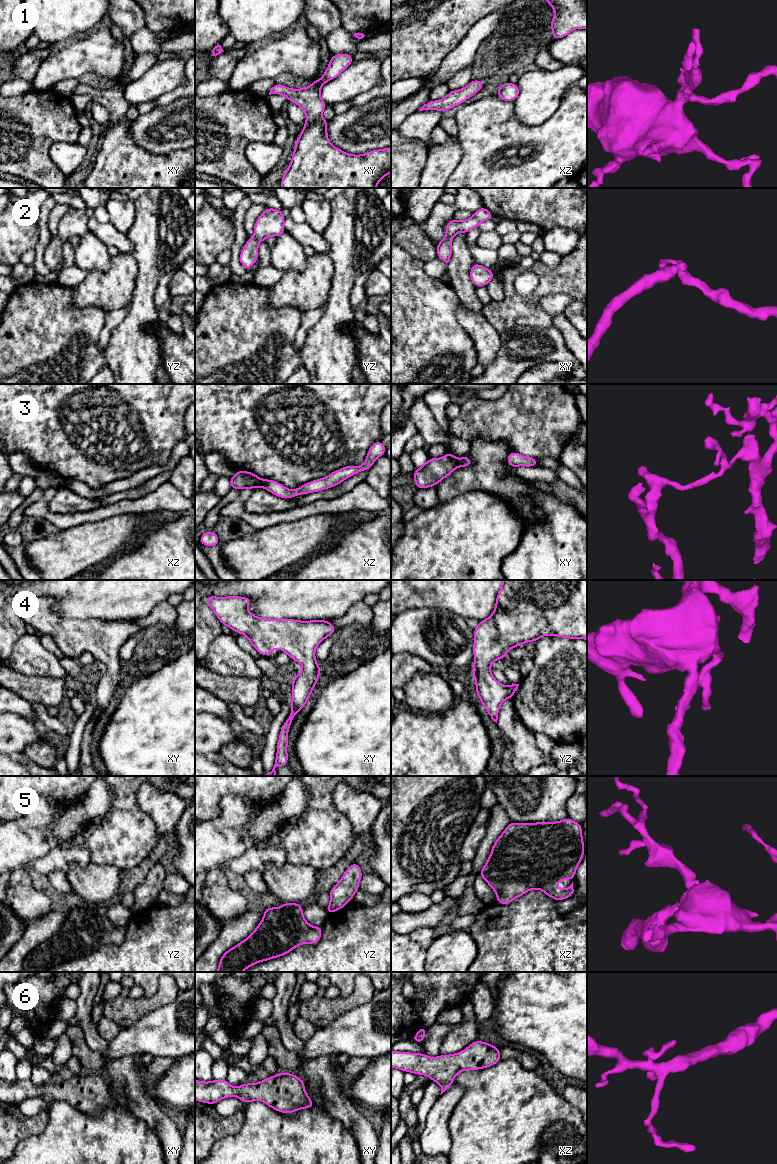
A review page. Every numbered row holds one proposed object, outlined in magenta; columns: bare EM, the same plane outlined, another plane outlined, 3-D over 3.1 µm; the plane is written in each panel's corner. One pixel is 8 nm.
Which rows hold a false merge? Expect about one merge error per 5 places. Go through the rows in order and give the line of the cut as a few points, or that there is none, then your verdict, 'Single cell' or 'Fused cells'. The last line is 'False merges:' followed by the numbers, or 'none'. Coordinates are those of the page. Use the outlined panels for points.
1: No split. Single cell
2: No split. Single cell
3: Split along xy (459, 459), (456, 465). Fused cells
4: No split. Single cell
5: No split. Single cell
6: No split. Single cell
False merges: 3

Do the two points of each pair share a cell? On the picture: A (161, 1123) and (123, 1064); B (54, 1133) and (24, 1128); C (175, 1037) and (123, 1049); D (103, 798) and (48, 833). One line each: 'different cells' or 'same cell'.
A: same cell
B: different cells
C: same cell
D: same cell

